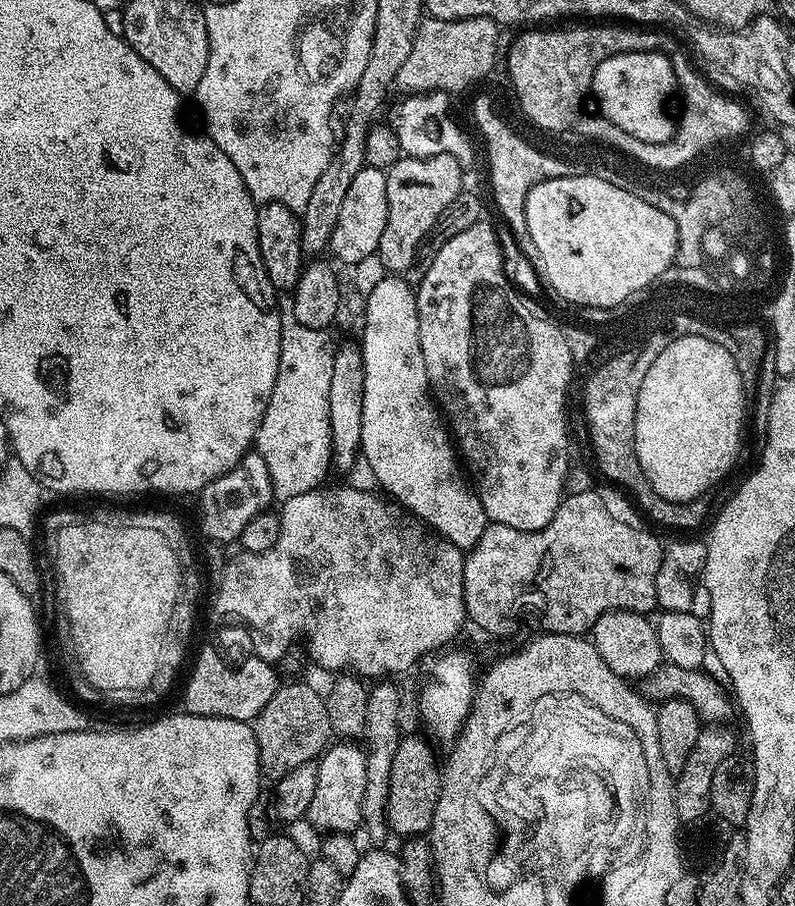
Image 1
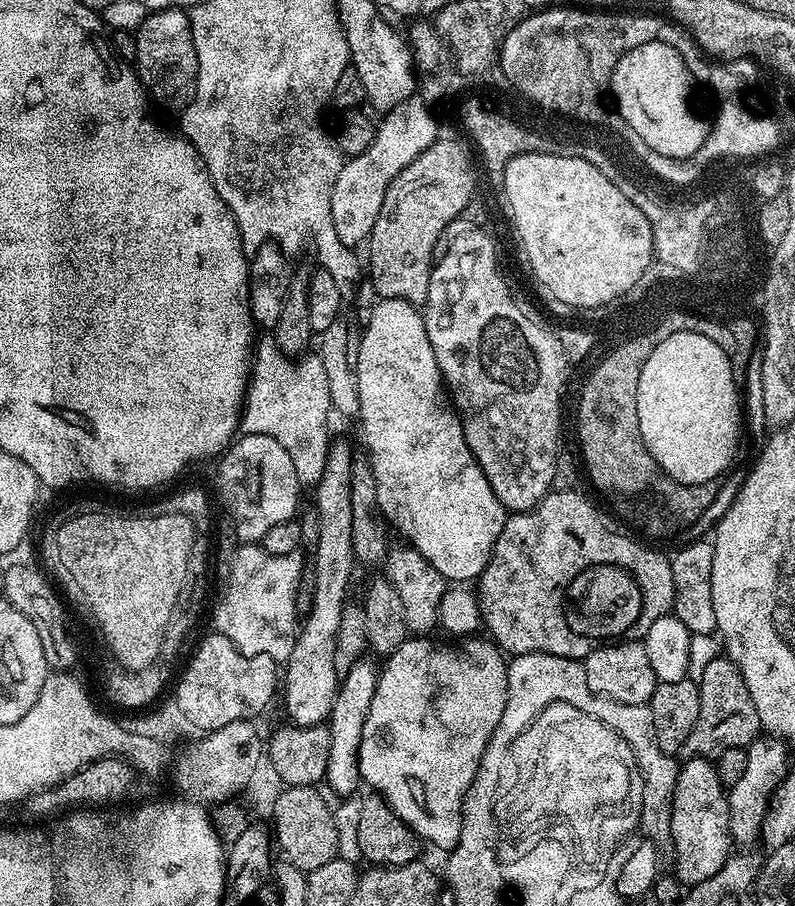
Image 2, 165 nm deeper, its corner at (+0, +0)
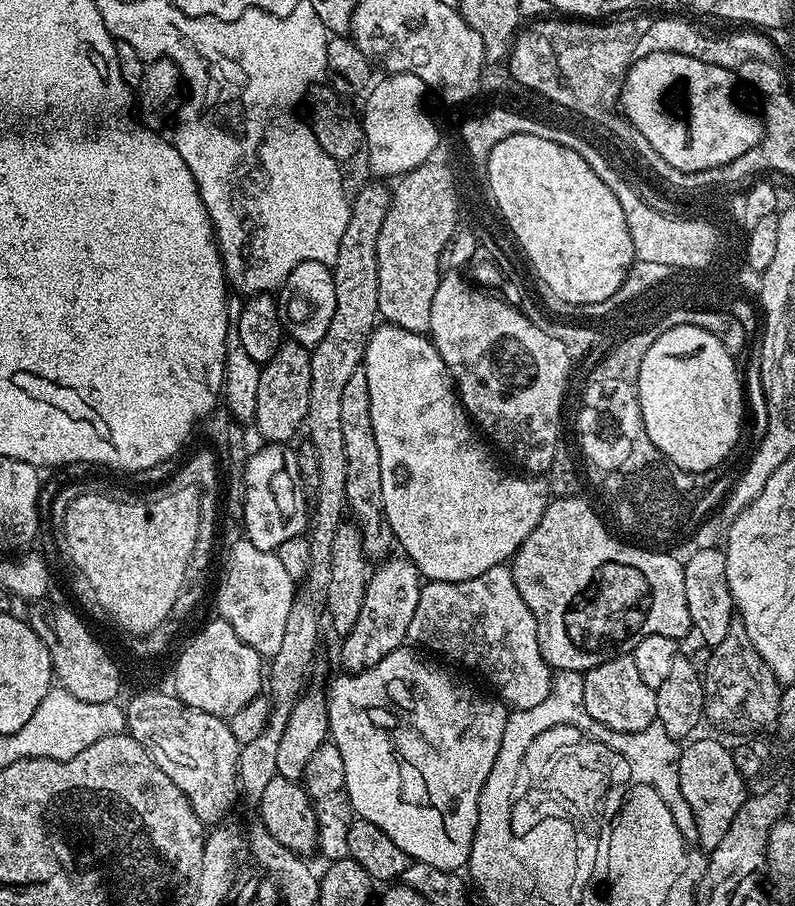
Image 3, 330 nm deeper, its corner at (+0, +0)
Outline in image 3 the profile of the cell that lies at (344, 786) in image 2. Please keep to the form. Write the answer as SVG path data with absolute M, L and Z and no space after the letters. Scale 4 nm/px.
M403 554L389 555L371 569L366 598L362 598L362 610L358 613L358 622L354 622L347 636L339 641L340 664L345 673L365 672L378 666L378 662L382 662L386 654L390 654L408 640L410 618L414 618L414 610L418 610L421 587L419 568Z

